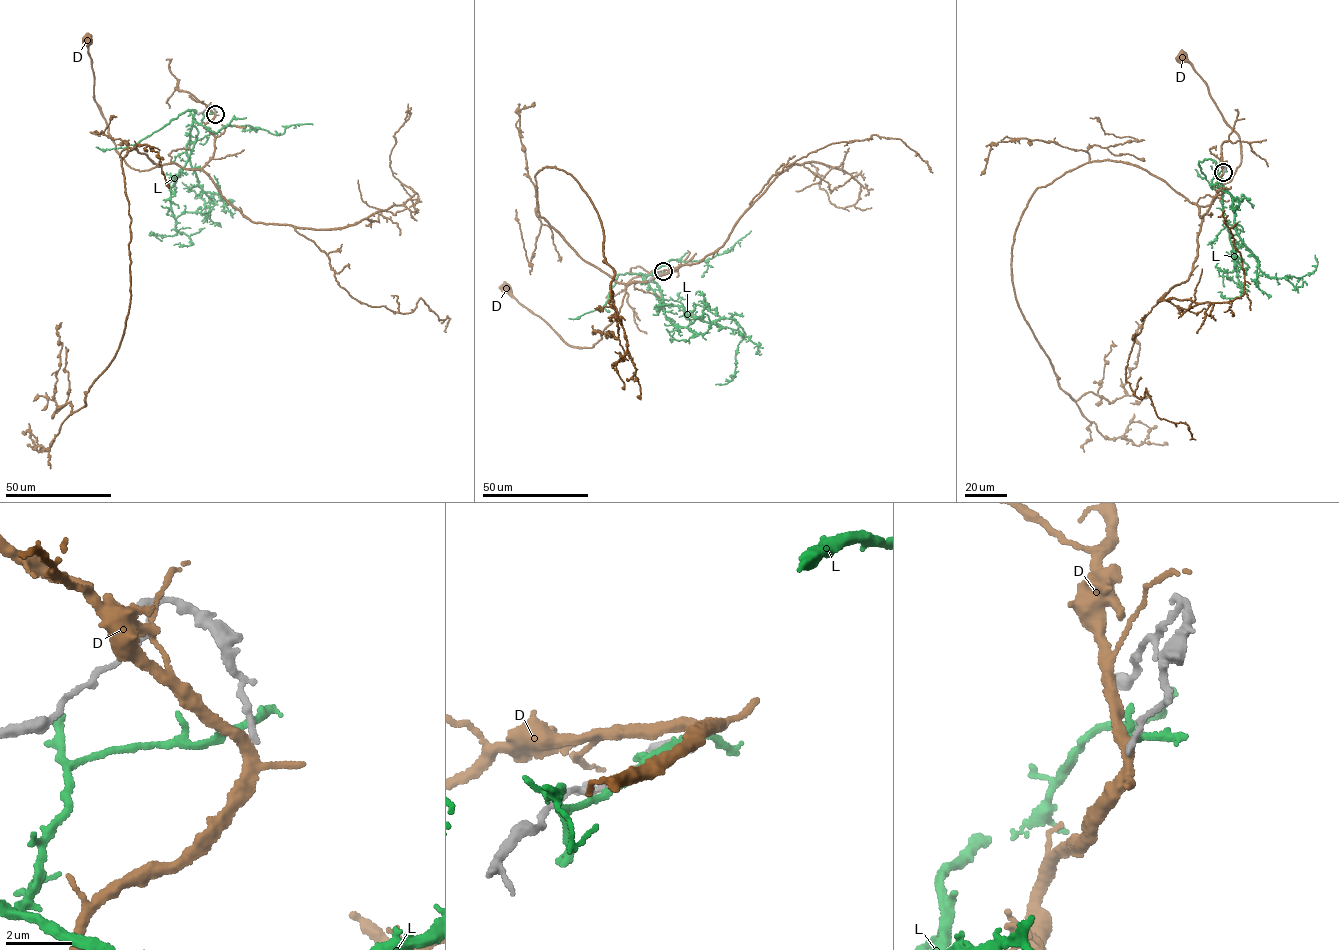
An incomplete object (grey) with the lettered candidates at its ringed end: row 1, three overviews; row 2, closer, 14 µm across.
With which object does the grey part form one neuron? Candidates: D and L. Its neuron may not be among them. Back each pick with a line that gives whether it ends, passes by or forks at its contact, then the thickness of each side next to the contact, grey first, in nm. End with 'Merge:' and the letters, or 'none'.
Merge: none

